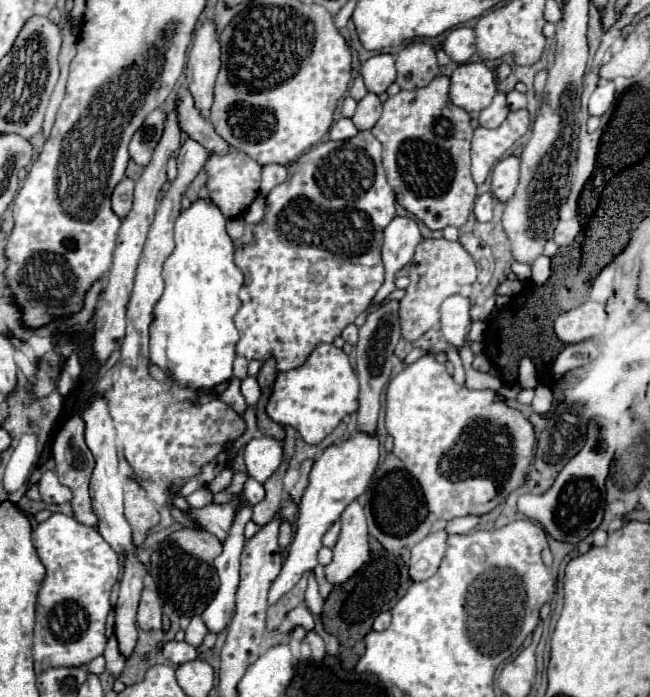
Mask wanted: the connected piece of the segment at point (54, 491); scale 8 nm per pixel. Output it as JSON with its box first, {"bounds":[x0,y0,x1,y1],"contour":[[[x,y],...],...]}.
{"bounds":[40,470,72,504],"contour":[[[46,470],[40,478],[40,498],[46,504],[62,504],[72,498],[72,492],[70,492],[70,488],[66,488],[58,482],[58,478],[52,470]]]}

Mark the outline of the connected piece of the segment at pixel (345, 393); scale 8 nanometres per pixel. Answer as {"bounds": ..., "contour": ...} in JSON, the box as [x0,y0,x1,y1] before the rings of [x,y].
{"bounds":[266,344,358,444],"contour":[[[318,344],[302,366],[288,370],[288,372],[278,372],[272,396],[266,406],[266,412],[274,422],[296,428],[298,434],[308,444],[320,444],[342,422],[344,416],[348,416],[356,410],[358,410],[358,378],[350,366],[346,352],[342,348],[336,348],[334,344]]]}

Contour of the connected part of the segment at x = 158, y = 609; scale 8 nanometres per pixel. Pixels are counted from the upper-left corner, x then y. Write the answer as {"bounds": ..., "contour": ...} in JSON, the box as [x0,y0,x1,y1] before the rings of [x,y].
{"bounds":[136,588,162,630],"contour":[[[144,588],[136,622],[142,630],[160,630],[162,628],[162,602],[158,592]]]}

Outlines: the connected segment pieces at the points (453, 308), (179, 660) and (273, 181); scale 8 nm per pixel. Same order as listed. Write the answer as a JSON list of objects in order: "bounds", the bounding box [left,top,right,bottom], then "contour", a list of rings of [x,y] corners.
[{"bounds":[442,294,470,346],"contour":[[[454,294],[442,302],[442,336],[446,342],[454,346],[464,344],[464,336],[468,334],[470,326],[470,300],[466,296]]]},{"bounds":[162,640,198,666],"contour":[[[170,640],[164,644],[162,648],[162,654],[166,660],[170,660],[174,666],[178,664],[184,664],[184,662],[190,662],[198,656],[198,650],[194,646],[190,646],[188,642],[176,642],[176,640]]]},{"bounds":[260,164,286,196],"contour":[[[266,164],[262,168],[262,186],[260,186],[260,194],[266,196],[274,186],[282,184],[286,180],[286,166],[282,164]]]}]

